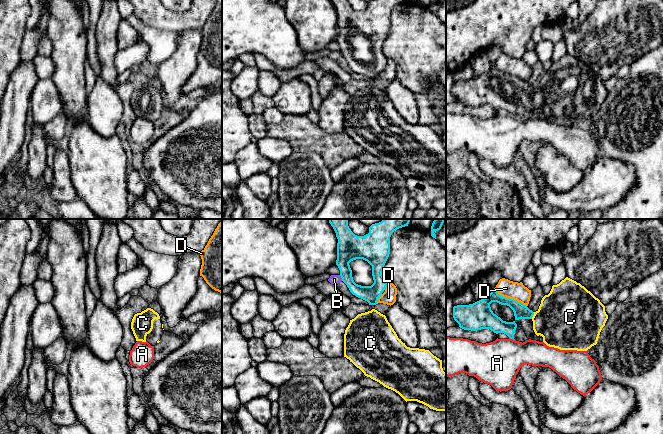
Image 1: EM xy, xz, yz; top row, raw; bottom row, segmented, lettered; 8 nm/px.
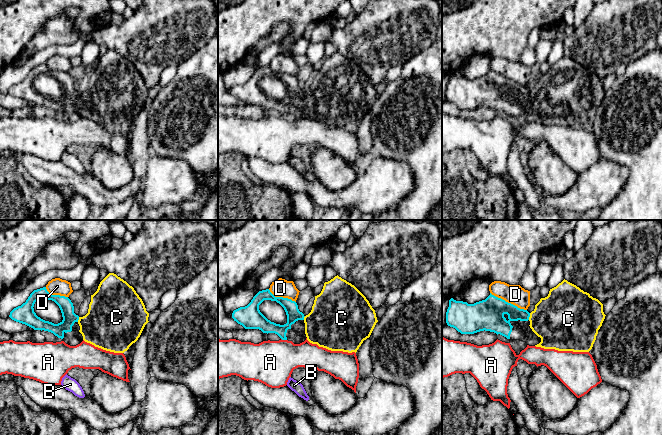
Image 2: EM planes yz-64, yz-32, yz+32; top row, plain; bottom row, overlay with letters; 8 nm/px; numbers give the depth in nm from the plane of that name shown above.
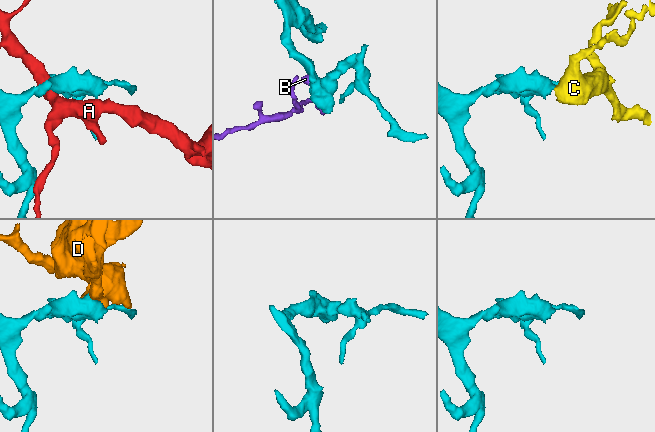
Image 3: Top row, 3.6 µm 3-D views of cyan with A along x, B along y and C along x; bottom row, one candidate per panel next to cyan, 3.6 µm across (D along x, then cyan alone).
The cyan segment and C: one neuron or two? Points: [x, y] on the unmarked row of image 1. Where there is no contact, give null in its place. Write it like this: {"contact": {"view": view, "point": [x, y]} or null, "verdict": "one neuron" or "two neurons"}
{"contact": {"view": "yz", "point": [533, 90]}, "verdict": "one neuron"}

